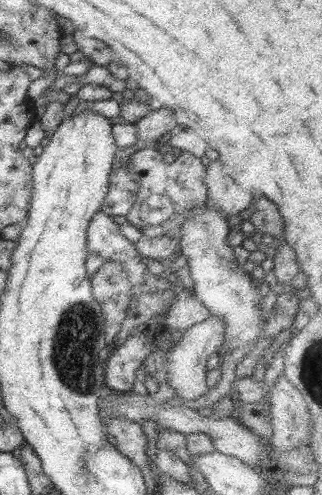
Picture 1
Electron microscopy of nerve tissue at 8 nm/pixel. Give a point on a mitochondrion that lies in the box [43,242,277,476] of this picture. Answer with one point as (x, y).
(73, 351)

